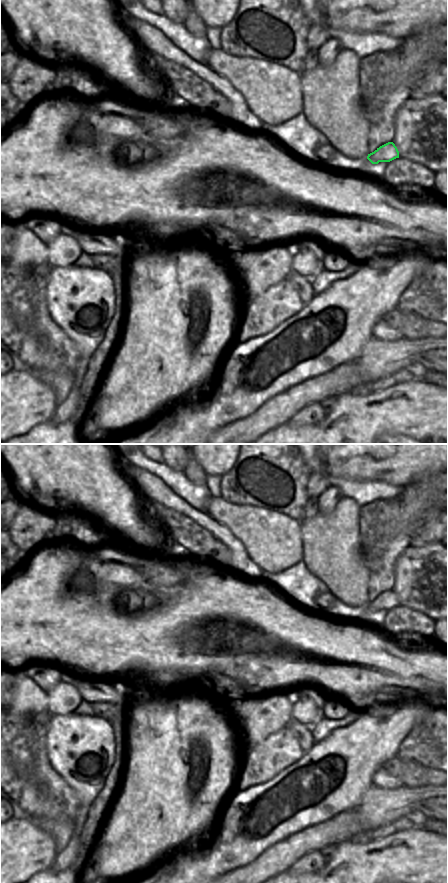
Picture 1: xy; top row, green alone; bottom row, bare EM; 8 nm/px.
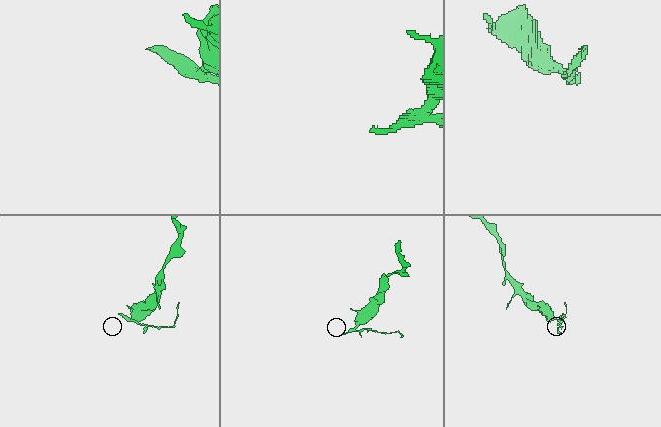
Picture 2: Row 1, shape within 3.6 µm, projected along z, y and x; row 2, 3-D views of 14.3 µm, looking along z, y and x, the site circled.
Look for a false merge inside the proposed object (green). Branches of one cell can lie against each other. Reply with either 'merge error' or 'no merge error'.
merge error

